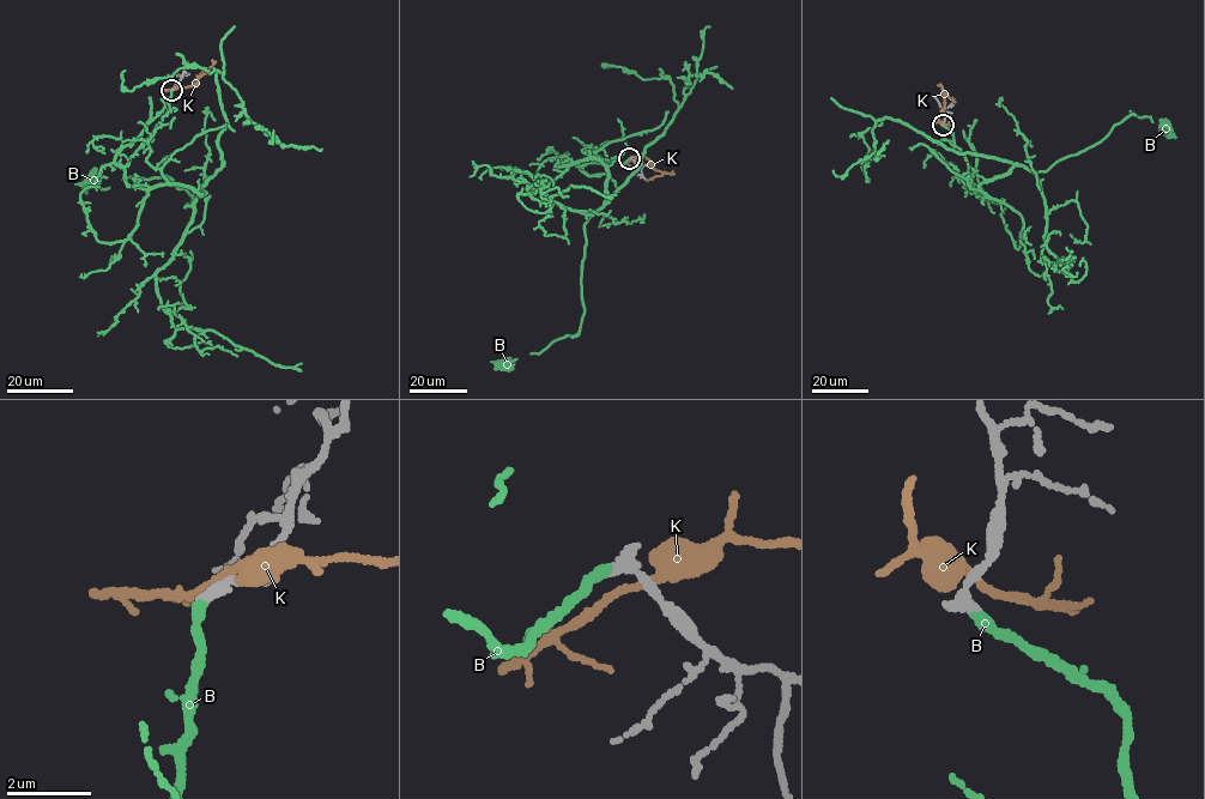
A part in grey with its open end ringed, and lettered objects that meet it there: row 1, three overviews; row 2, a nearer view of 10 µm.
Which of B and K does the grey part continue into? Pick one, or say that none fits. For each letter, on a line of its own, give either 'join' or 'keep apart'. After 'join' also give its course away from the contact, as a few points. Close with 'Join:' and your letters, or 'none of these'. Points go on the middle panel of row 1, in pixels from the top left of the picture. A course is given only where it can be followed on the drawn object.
B: join; it runs (630, 158), (556, 165), (595, 158), (607, 175), (607, 201), (585, 227), (585, 310), (577, 333), (507, 365)
K: keep apart
Join: B

